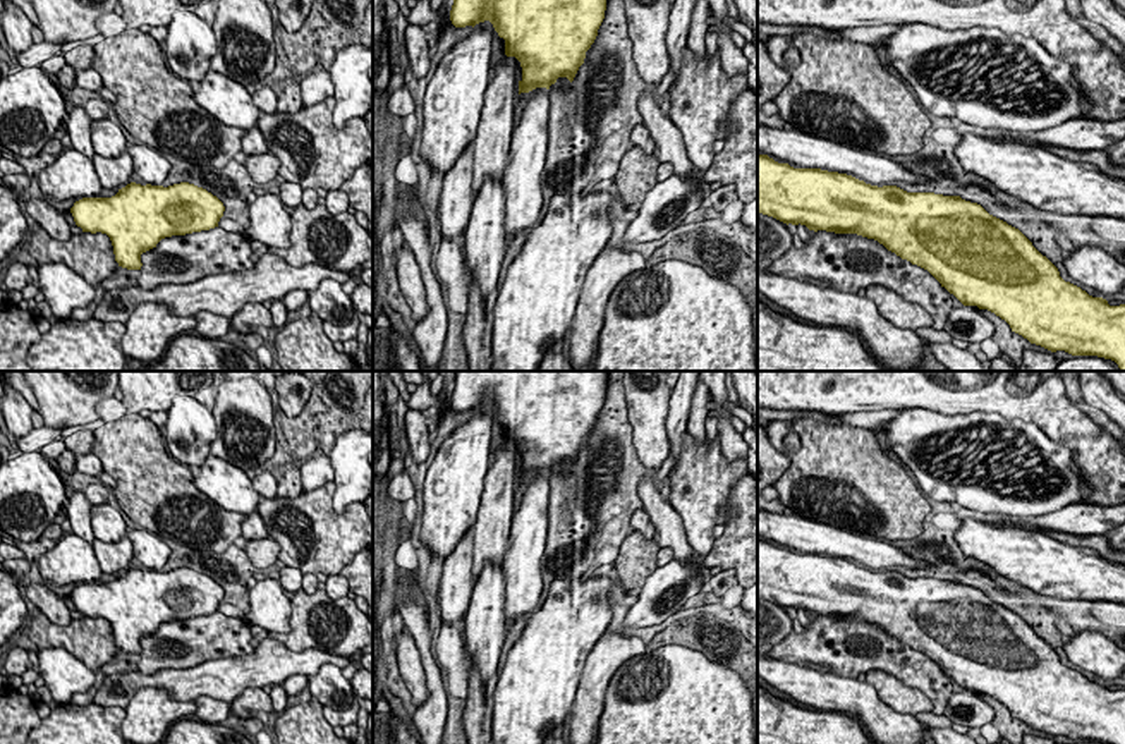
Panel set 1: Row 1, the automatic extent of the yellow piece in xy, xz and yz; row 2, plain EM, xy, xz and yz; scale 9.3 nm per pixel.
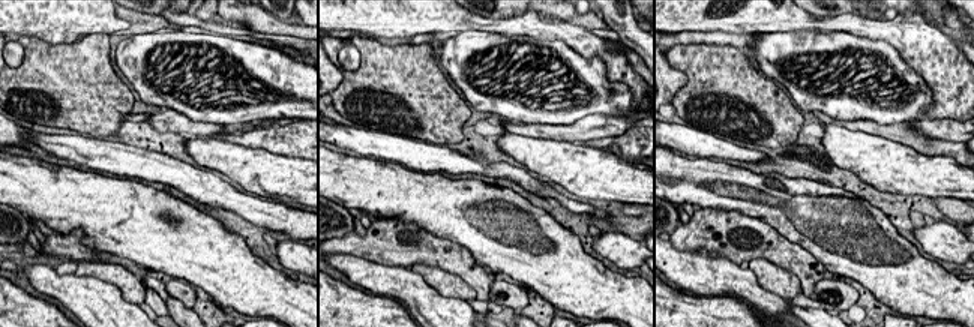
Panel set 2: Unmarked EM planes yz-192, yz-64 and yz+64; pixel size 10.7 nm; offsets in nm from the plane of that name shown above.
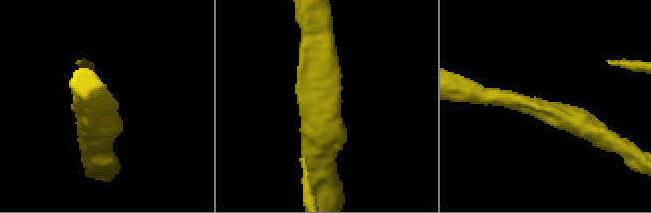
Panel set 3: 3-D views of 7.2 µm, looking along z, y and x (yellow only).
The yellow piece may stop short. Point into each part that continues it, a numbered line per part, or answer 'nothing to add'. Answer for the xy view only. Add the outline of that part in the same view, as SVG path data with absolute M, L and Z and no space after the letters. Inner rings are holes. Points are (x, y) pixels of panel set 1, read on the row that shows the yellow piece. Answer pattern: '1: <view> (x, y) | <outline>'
nothing to add

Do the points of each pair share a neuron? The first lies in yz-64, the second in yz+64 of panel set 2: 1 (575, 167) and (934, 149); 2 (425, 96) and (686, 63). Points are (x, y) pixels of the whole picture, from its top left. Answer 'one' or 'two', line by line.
1: two
2: one

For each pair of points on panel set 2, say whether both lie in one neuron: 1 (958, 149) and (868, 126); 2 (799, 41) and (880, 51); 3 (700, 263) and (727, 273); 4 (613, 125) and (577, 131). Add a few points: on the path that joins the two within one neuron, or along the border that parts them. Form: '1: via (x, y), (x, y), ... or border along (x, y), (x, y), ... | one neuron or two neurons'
1: via (935, 147), (926, 146), (902, 132), (890, 131) | one neuron
2: via (818, 45), (860, 48) | one neuron
3: via (706, 269), (710, 273), (721, 273) | one neuron
4: via (604, 126), (586, 129) | one neuron

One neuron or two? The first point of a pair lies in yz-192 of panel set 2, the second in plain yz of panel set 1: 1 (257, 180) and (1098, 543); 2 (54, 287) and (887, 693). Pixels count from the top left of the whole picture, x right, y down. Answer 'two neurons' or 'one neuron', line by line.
1: two neurons
2: two neurons

